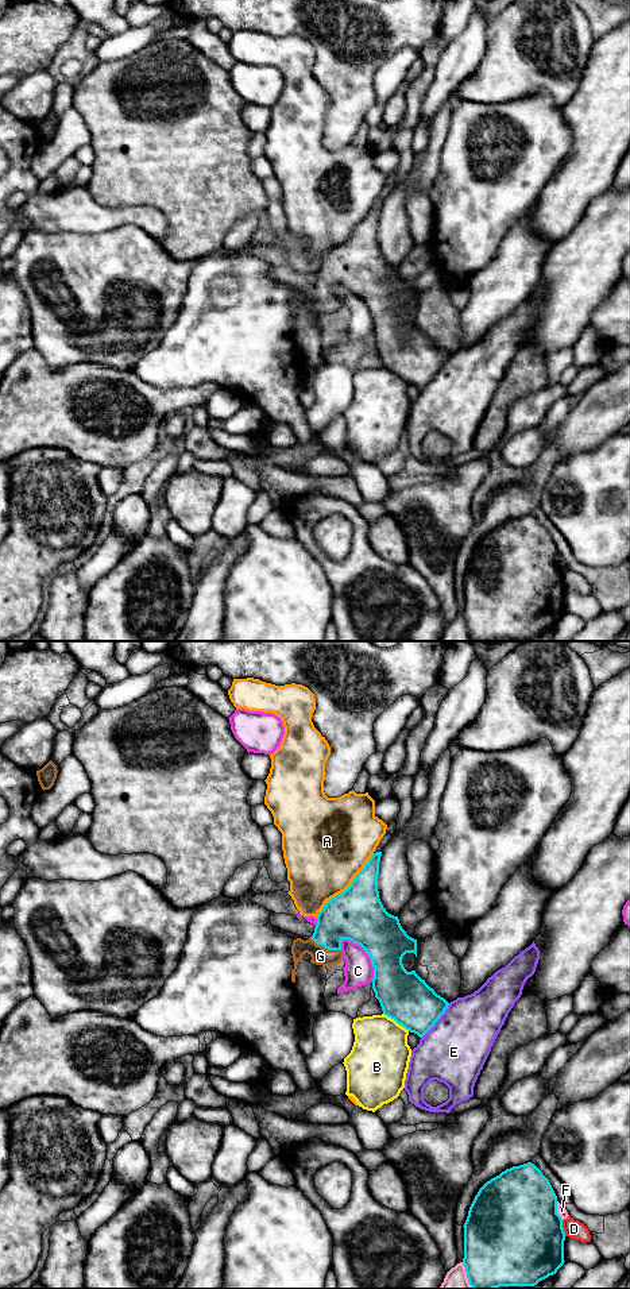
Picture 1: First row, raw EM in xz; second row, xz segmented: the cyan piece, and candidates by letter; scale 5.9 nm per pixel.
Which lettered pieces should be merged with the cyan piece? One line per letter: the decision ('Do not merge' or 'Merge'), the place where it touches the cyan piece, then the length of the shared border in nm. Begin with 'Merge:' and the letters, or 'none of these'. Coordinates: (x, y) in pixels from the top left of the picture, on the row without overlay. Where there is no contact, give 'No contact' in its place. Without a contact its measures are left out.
Merge: G
A: Do not merge. Touches cyan at xz (348, 239). Shared border 500 nm
B: Do not merge. Touches cyan at xz (397, 374). Shared border 190 nm
C: Do not merge. Touches cyan at xz (368, 308). Shared border 320 nm
D: Do not merge. Touches cyan at xz (563, 581). Shared border 100 nm
E: Do not merge. Touches cyan at xz (437, 371). Shared border 280 nm
F: Do not merge. Touches cyan at xz (556, 563). Shared border 120 nm
G: Merge. Touches cyan at xz (325, 300). Shared border 200 nm

